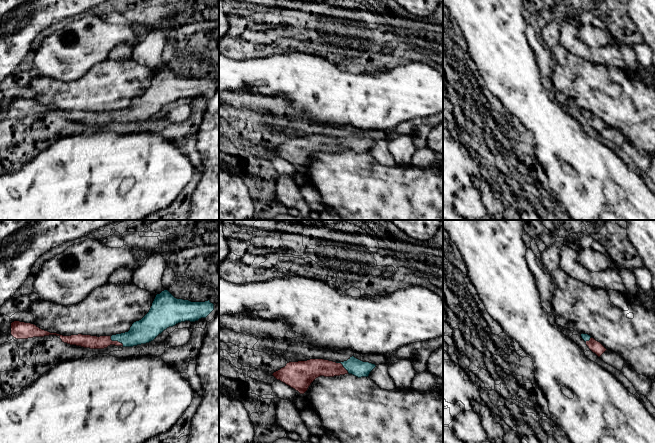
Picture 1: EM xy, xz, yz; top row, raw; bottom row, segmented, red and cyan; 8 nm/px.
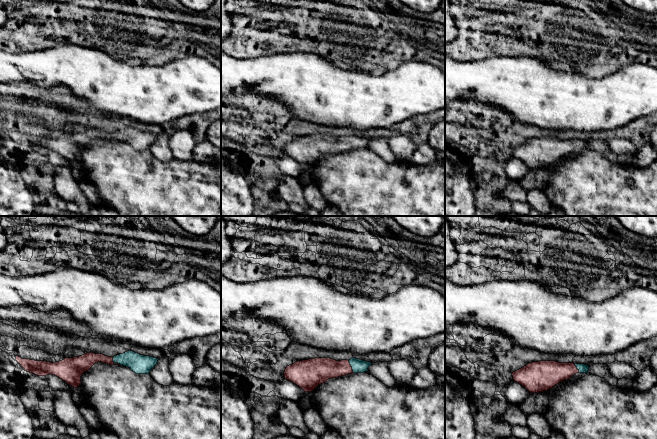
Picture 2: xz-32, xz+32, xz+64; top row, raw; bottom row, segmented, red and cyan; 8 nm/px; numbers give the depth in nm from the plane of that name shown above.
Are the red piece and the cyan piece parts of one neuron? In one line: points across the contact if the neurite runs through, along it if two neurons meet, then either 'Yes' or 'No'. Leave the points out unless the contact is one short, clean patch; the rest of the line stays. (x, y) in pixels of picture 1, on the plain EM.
Path across: xy (87, 117), (116, 117), (130, 115), (145, 106). Yes

